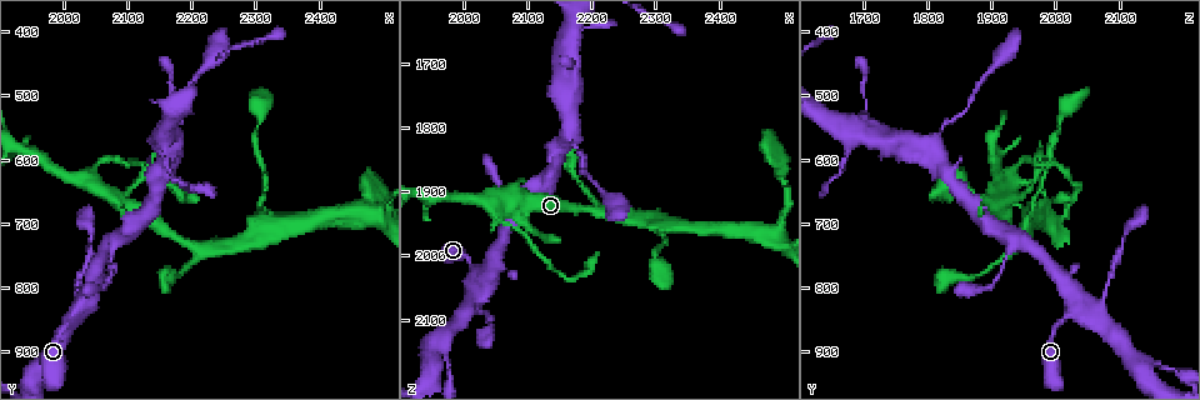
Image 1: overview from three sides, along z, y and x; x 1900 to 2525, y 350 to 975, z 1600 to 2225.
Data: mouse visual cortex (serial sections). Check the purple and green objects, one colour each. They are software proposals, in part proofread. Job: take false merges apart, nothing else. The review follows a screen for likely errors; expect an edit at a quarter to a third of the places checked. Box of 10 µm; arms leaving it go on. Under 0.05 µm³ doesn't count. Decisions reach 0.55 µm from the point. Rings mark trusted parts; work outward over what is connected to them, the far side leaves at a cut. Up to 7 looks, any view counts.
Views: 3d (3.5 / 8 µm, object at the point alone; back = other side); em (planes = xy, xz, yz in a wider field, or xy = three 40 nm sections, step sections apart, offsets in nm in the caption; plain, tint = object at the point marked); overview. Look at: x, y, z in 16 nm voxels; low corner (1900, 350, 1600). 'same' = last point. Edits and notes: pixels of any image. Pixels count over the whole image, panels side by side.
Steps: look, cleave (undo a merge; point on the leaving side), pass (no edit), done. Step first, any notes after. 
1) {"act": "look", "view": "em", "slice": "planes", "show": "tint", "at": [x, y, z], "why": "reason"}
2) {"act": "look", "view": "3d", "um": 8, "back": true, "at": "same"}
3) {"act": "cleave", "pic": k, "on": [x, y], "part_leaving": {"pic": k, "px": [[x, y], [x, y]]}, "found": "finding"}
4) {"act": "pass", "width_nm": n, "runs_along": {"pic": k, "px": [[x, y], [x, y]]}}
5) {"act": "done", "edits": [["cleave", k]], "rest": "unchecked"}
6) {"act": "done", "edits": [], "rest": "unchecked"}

{"act": "look", "view": "3d", "um": 3.5, "at": [2215, 740, 1935]}

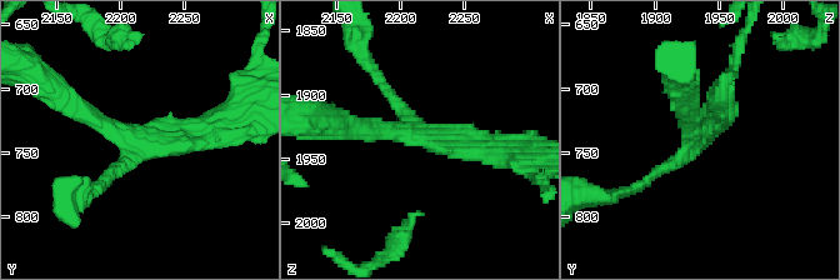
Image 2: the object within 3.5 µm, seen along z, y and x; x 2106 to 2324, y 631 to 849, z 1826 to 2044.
{"act": "look", "view": "em", "slice": "xy", "step": 1, "show": "tint", "at": [2212, 738, 1930], "arms": 3, "arm_widths_nm": [150, 250, 250]}

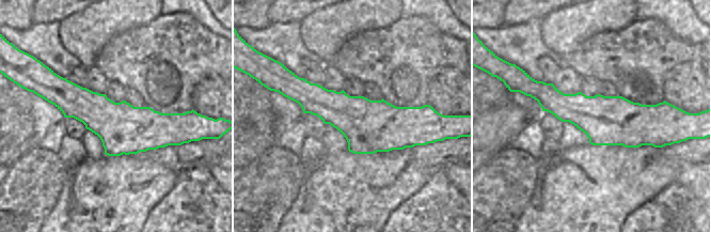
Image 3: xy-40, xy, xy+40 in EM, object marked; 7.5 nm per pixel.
{"act": "look", "view": "em", "slice": "xy", "step": 5, "show": "tint", "at": "same", "why": "cut it another way"}

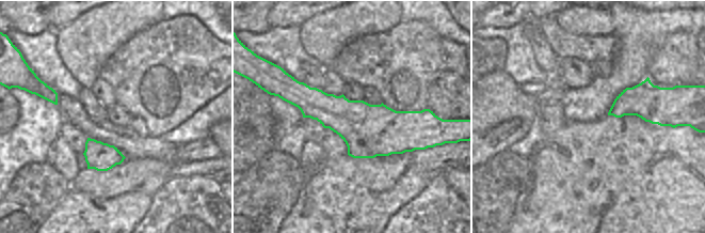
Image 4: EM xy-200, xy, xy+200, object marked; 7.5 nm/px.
{"act": "pass", "width_nm": 400, "runs_along": {"pic": 2, "px": [[65, 99], [141, 141], [210, 126]]}, "found": "all the same cell"}

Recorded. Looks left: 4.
{"act": "look", "view": "3d", "um": 3.5, "back": true, "at": [2305, 670, 1965], "why": "sudden change in width"}

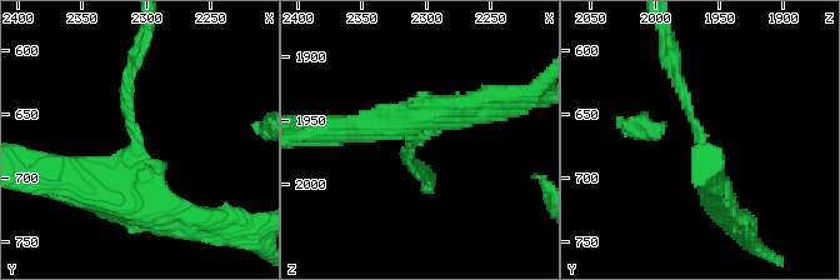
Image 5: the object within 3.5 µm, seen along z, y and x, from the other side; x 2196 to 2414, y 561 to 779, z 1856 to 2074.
{"act": "look", "view": "em", "slice": "planes", "show": "tint", "at": [2308, 666, 1964], "arm_widths_nm": [150, 400], "why": "now the EM"}

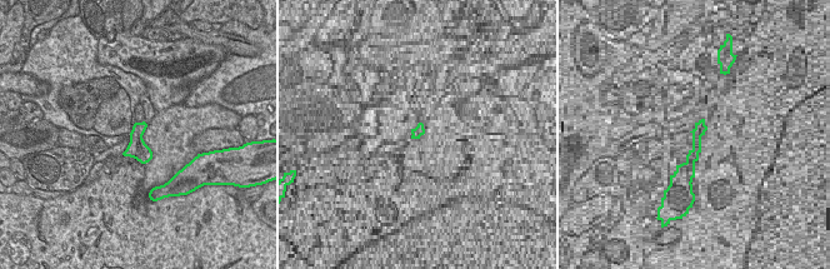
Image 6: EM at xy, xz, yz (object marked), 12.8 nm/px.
{"act": "pass", "found": "all the same cell"}

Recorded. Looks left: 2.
{"act": "look", "view": "3d", "um": 3.5, "back": true, "at": [2065, 600, 1950], "why": "calibre changes"}

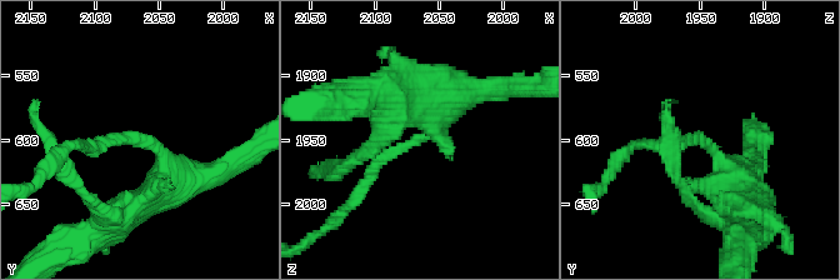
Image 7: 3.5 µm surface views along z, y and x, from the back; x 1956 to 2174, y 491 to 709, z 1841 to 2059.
{"act": "look", "view": "em", "slice": "planes", "show": "tint", "at": [2066, 602, 1948], "arm_widths_nm": [150, 450]}

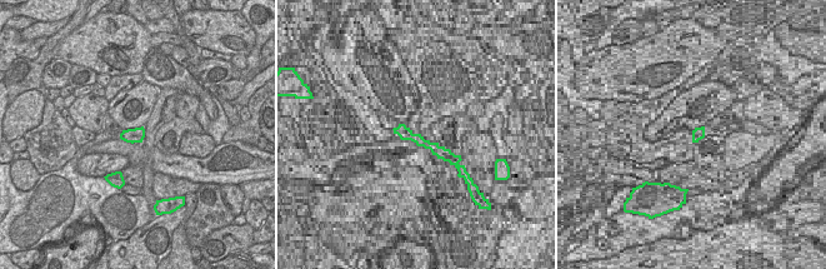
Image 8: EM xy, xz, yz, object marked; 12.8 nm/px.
{"act": "cleave", "pic": 7, "on": [120, 138], "found": "two cells meet here"}

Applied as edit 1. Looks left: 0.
{"act": "done", "edits": [["cleave", 7]], "rest": "unchecked"}

